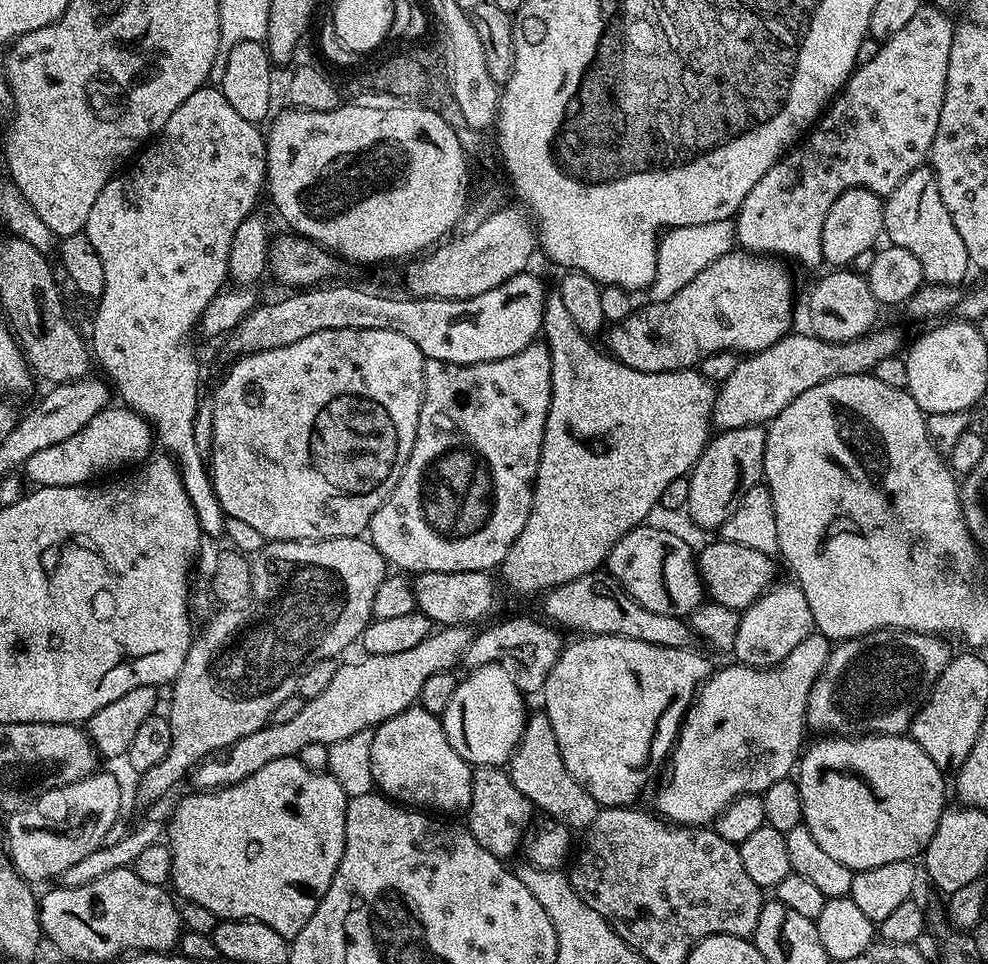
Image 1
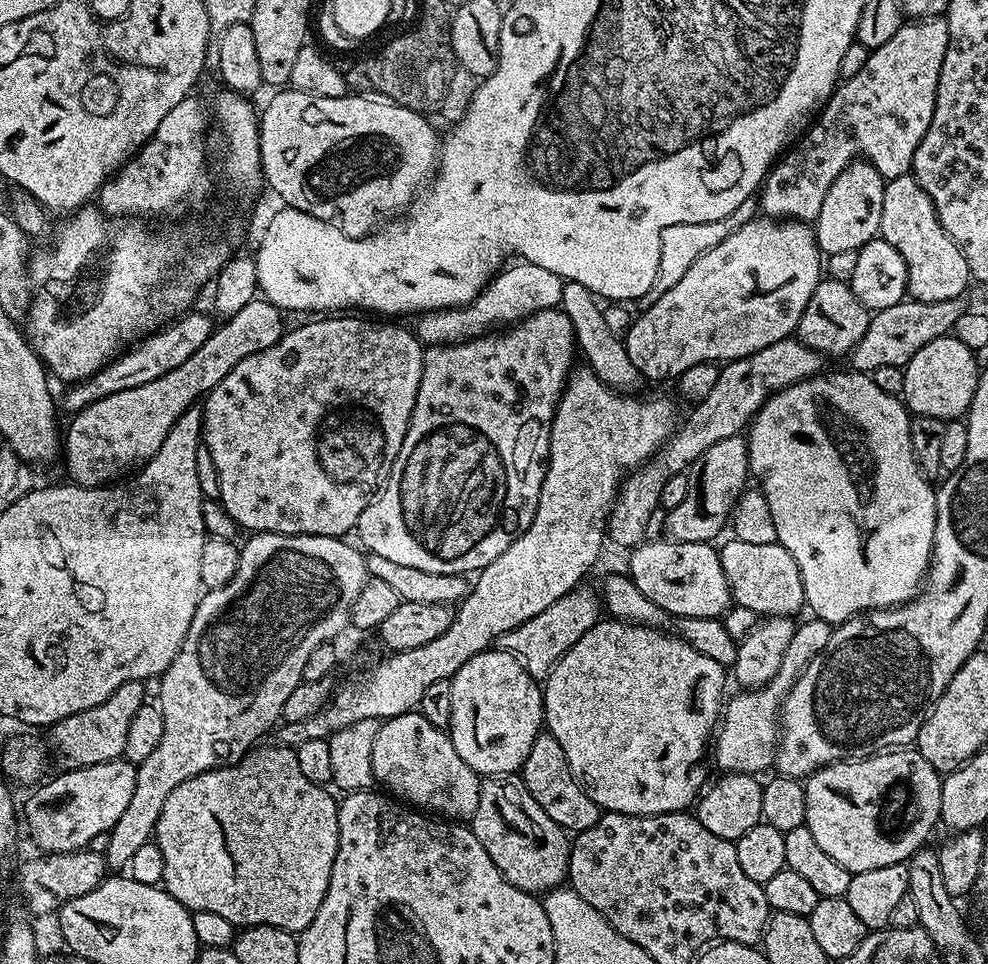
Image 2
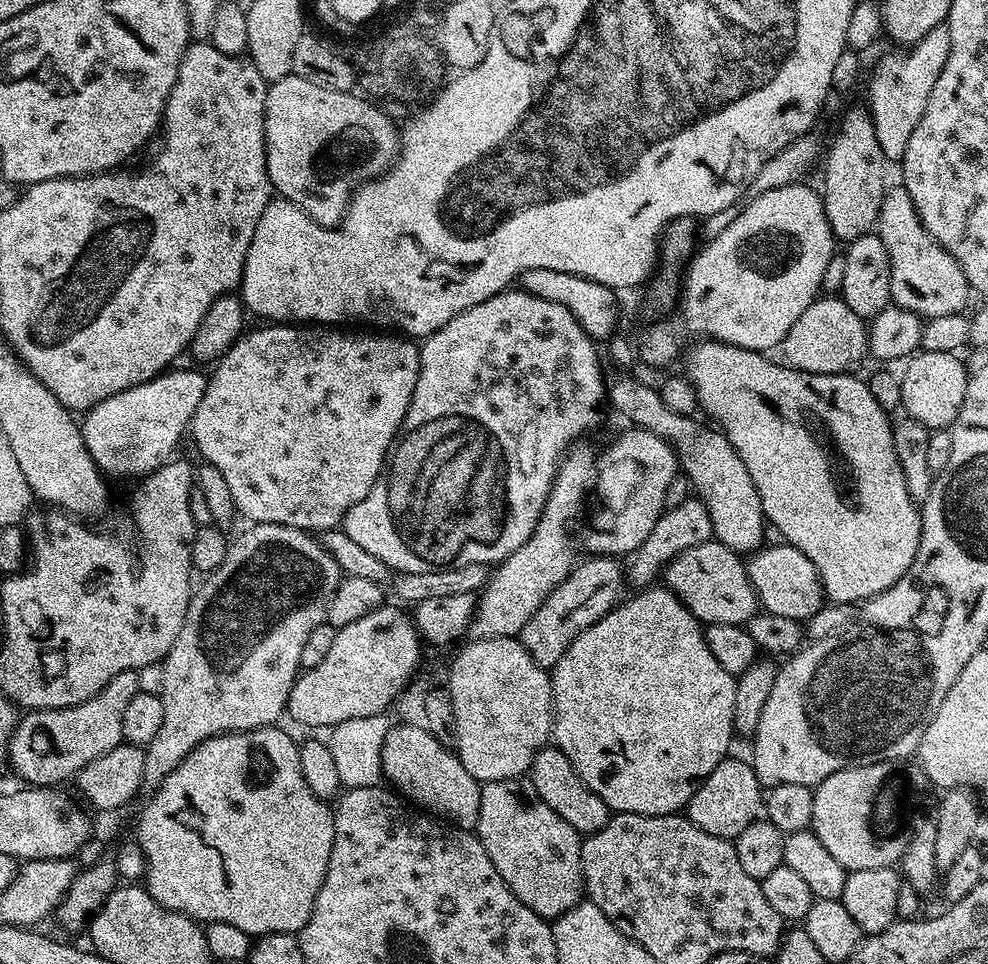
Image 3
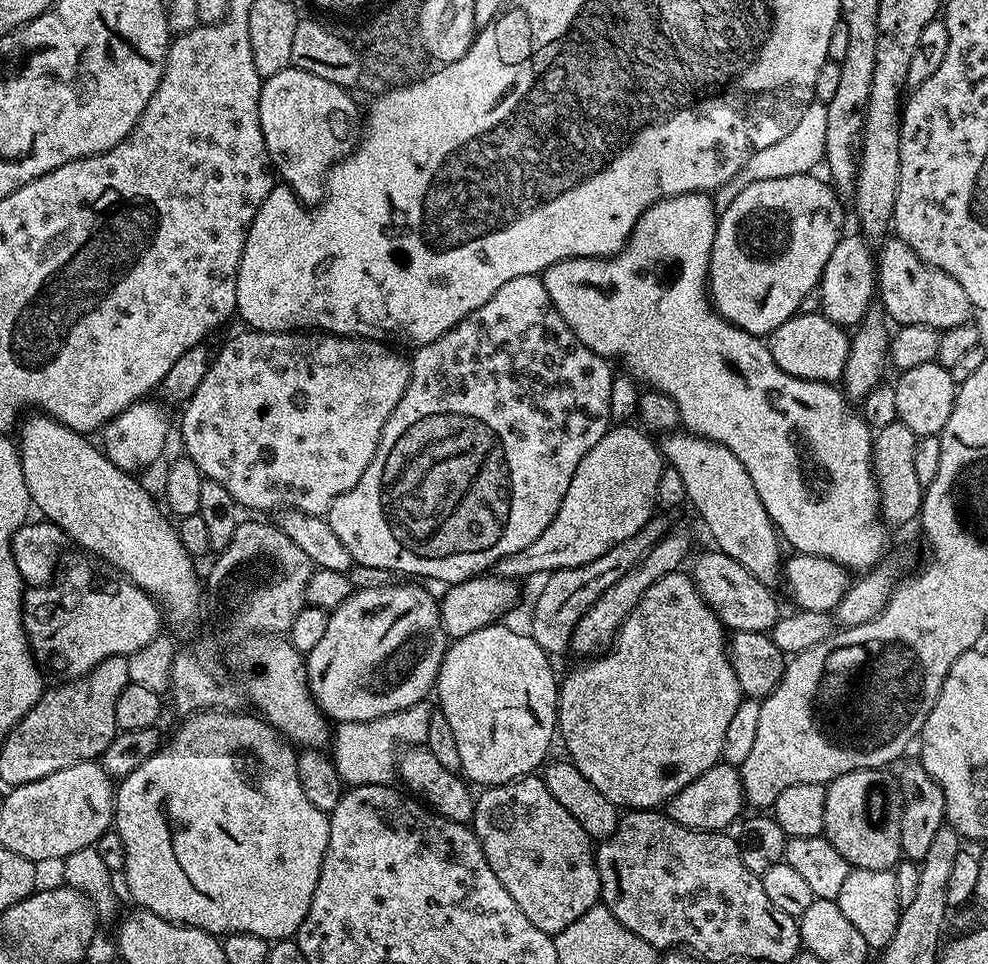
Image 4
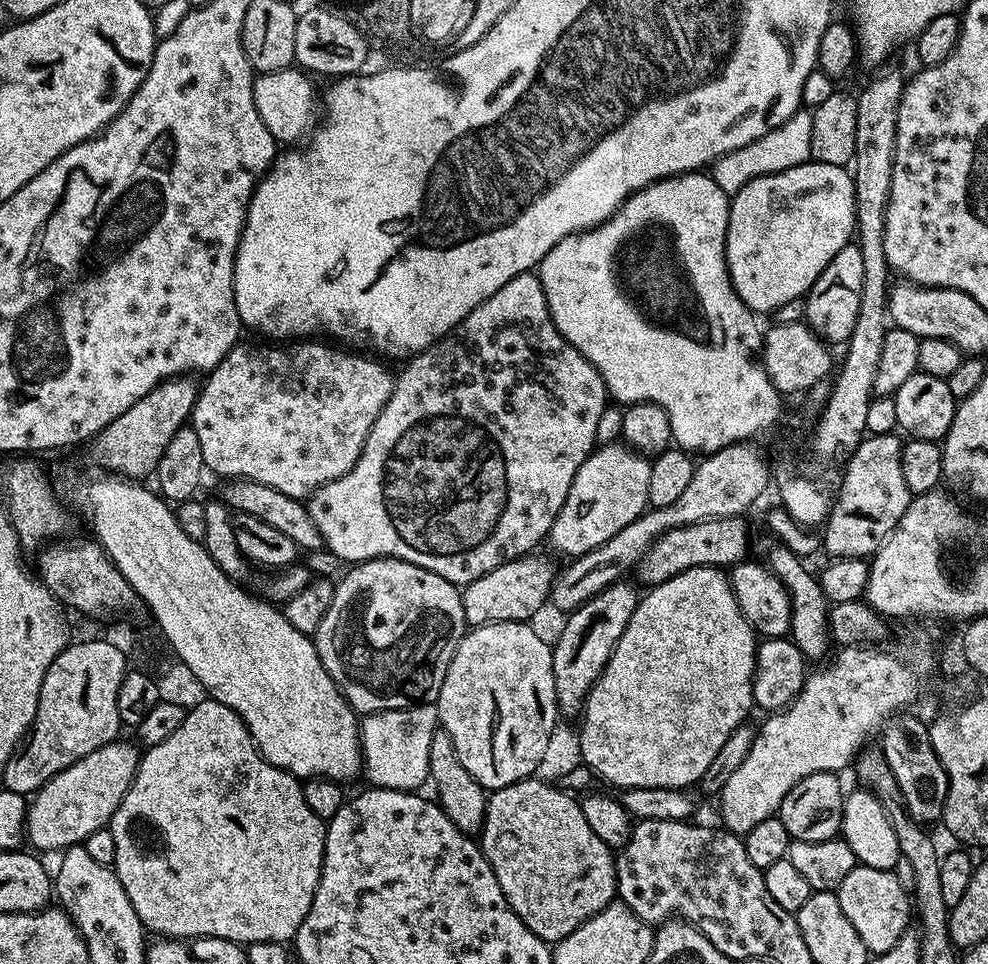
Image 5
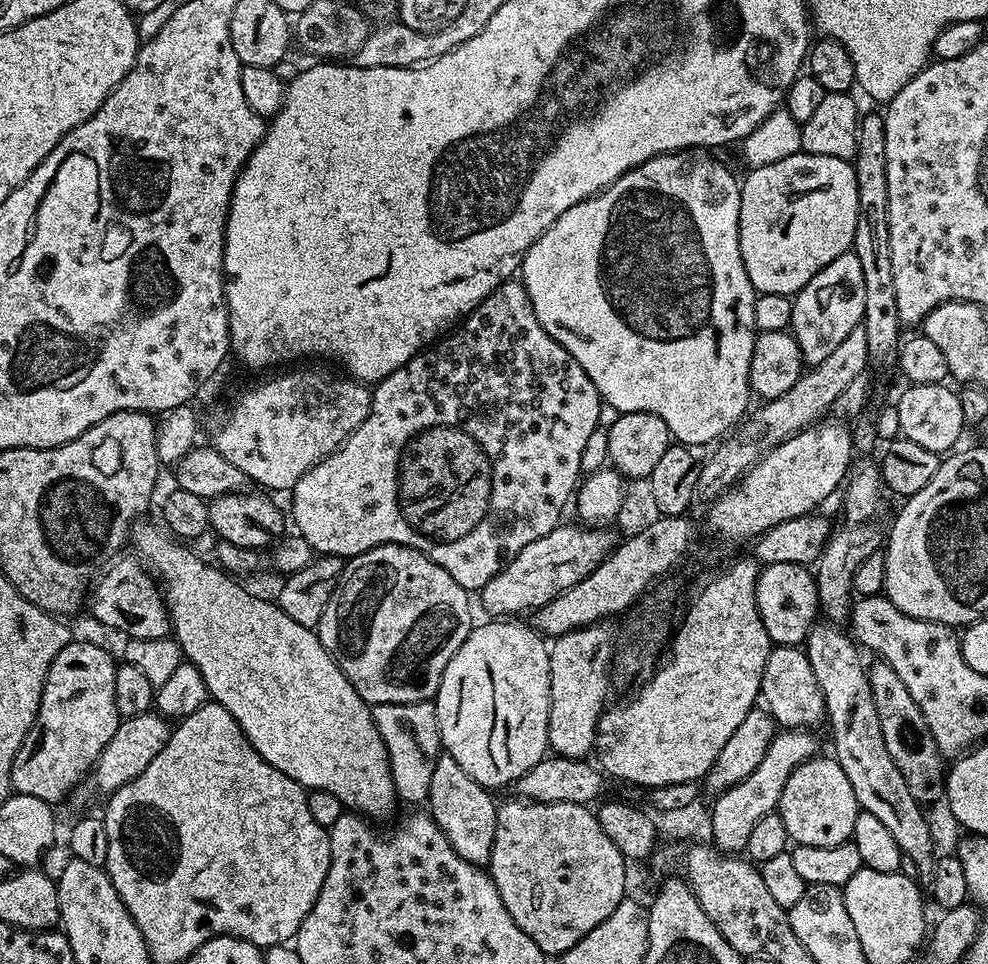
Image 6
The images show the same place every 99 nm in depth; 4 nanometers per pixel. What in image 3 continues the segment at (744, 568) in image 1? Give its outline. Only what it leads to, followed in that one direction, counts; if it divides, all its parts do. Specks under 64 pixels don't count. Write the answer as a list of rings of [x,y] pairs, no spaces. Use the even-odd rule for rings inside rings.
[[[781,542],[769,544],[747,557],[748,578],[756,591],[759,607],[770,614],[783,614],[791,620],[807,622],[826,603],[818,570],[802,550]]]

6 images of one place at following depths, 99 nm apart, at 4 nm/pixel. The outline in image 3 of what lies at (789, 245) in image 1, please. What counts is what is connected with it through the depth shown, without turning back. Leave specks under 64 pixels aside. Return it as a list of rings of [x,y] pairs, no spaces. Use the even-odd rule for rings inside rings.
[[[947,23],[934,26],[926,38],[916,41],[907,50],[896,50],[889,56],[884,56],[872,68],[872,77],[868,80],[868,101],[866,107],[872,116],[874,130],[878,142],[882,146],[885,157],[889,161],[899,161],[906,148],[906,142],[910,140],[910,134],[914,132],[914,126],[918,126],[918,118],[926,110],[926,101],[930,99],[930,90],[934,90],[934,82],[938,82],[938,74],[942,74],[942,66],[946,66],[946,57],[950,55],[950,30]]]

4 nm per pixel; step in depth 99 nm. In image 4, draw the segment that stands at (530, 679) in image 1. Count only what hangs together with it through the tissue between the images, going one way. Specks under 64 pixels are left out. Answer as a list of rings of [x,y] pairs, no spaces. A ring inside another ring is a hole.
[[[654,518],[641,532],[634,534],[634,538],[626,538],[626,542],[606,550],[602,558],[586,562],[586,566],[551,573],[545,579],[548,581],[541,586],[540,593],[536,596],[536,605],[532,608],[532,640],[538,642],[538,646],[542,646],[542,650],[547,652],[549,657],[556,658],[559,652],[567,653],[572,643],[574,626],[578,626],[590,606],[594,606],[594,602],[598,602],[600,596],[606,594],[606,590],[610,590],[610,586],[614,586],[614,582],[618,582],[618,578],[622,578],[622,574],[626,574],[626,570],[637,564],[669,531],[670,525],[666,521]]]

